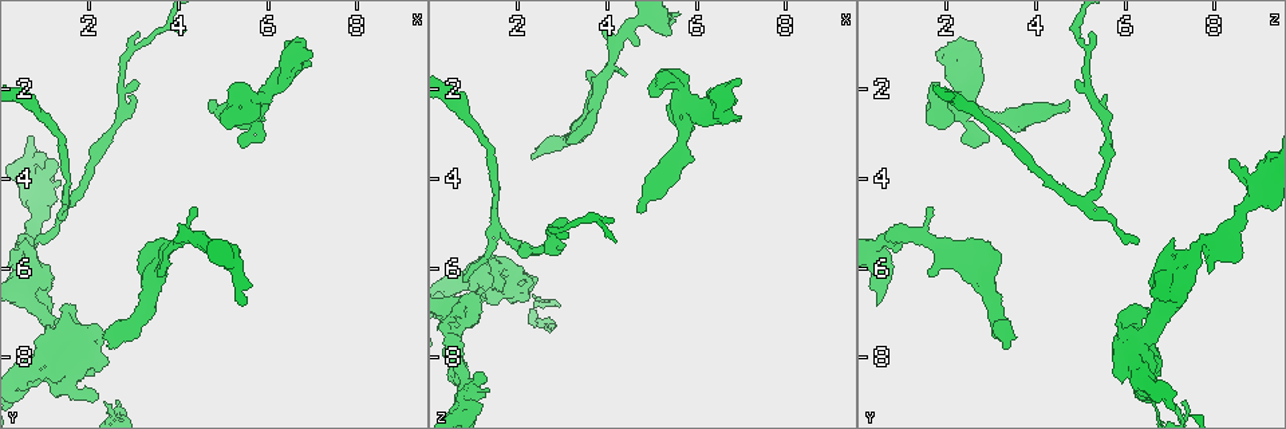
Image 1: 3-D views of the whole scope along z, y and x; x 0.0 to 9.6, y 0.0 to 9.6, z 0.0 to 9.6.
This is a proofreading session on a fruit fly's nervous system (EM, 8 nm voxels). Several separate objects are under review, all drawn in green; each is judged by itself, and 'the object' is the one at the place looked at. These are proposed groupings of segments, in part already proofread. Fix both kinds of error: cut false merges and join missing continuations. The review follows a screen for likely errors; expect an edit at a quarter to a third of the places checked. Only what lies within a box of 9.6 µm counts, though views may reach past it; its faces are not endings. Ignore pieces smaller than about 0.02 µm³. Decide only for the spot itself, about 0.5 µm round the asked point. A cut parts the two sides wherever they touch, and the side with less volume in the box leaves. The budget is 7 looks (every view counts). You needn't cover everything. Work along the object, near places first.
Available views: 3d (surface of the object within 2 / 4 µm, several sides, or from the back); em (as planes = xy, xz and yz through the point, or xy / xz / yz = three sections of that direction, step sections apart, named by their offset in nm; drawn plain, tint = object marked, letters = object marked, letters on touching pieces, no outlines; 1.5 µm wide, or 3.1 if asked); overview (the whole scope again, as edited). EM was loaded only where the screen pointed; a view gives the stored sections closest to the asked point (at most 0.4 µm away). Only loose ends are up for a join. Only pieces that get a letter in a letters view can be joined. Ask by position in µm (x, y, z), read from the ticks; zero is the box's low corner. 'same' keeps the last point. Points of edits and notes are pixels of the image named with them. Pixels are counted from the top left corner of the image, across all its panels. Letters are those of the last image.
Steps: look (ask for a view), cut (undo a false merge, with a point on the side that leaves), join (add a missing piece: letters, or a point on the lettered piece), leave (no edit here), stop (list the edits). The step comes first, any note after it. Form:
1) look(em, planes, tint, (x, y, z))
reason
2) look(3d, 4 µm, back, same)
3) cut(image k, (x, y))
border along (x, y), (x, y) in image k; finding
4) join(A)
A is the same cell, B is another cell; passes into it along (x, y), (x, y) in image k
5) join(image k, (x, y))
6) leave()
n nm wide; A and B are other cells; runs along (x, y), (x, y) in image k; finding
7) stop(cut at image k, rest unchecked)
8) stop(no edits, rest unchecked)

look(em, xy, step 8, letters, (2.35, 7.55, 3.60))
branch stops here

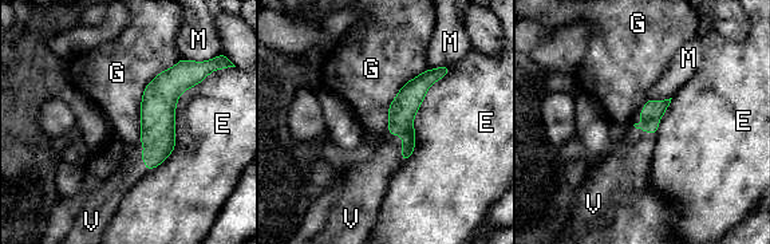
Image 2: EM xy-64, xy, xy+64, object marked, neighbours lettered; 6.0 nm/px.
look(em, planes, letters, same)

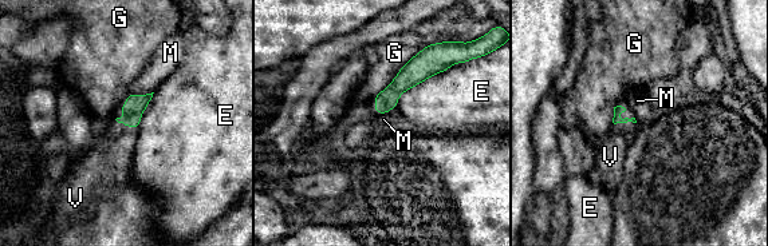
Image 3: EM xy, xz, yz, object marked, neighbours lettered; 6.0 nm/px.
join(V)
V is the same cell, E, G and M are other cells; passes into it along (133, 110), (132, 127), (115, 150) in image 3; the neuron continues

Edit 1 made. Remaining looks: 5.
look(3d, 2 µm, (6.95, 1.25, 1.80))

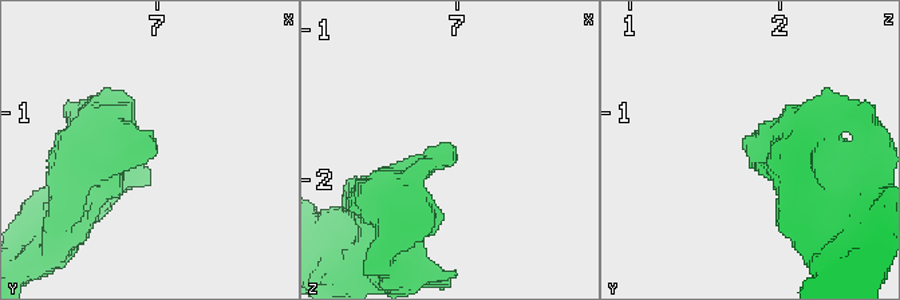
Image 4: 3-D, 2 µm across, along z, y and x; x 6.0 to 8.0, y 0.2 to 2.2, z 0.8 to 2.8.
look(em, planes, letters, (6.92, 1.18, 1.74))

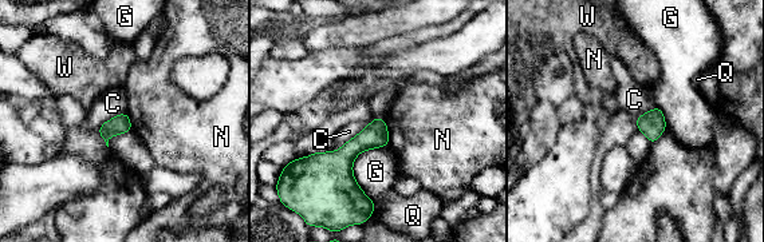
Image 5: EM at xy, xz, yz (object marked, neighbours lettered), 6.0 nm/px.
leave()
G touches over 360 nm; C, G, N, Q and W are other cells; border along (373, 120), (342, 146), (330, 151) in image 5; no lettered piece goes on from it

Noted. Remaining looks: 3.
look(3d, 4 µm, (4.80, 2.25, 4.70))
an open end

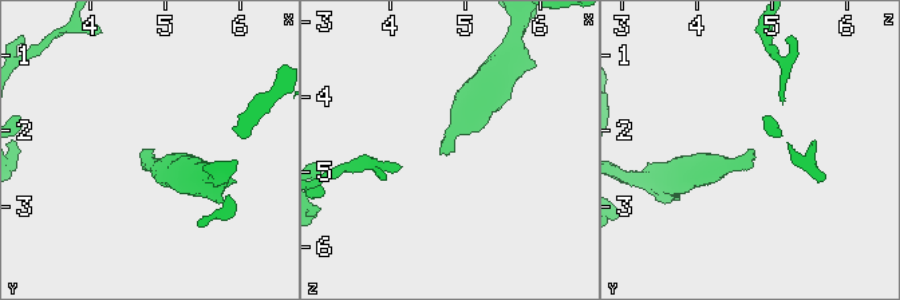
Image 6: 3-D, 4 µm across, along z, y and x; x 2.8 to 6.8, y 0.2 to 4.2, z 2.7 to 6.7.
look(em, planes, letters, (4.85, 2.20, 4.65))

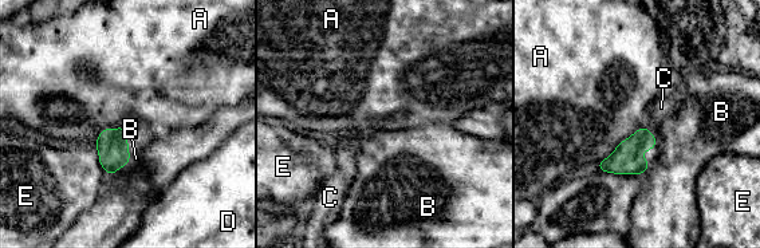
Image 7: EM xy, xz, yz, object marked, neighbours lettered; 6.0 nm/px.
join(C)
C is the same cell, A, B, D and E are other cells; passes into it along (626, 158), (653, 133), (661, 107) in image 7; the neuron continues

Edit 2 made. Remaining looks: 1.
stop(join at image 3, join at image 7, rest unchecked)

